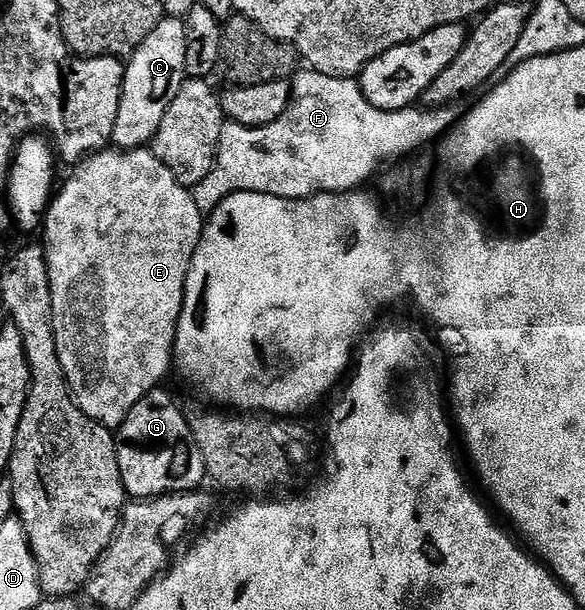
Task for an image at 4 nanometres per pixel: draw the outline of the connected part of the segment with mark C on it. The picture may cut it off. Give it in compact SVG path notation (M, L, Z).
M163 18L156 30L144 38L144 42L126 64L122 83L120 114L116 114L116 130L113 143L119 149L147 147L153 141L160 121L168 114L172 98L180 94L180 86L186 81L184 46L186 45L186 21L182 18Z

